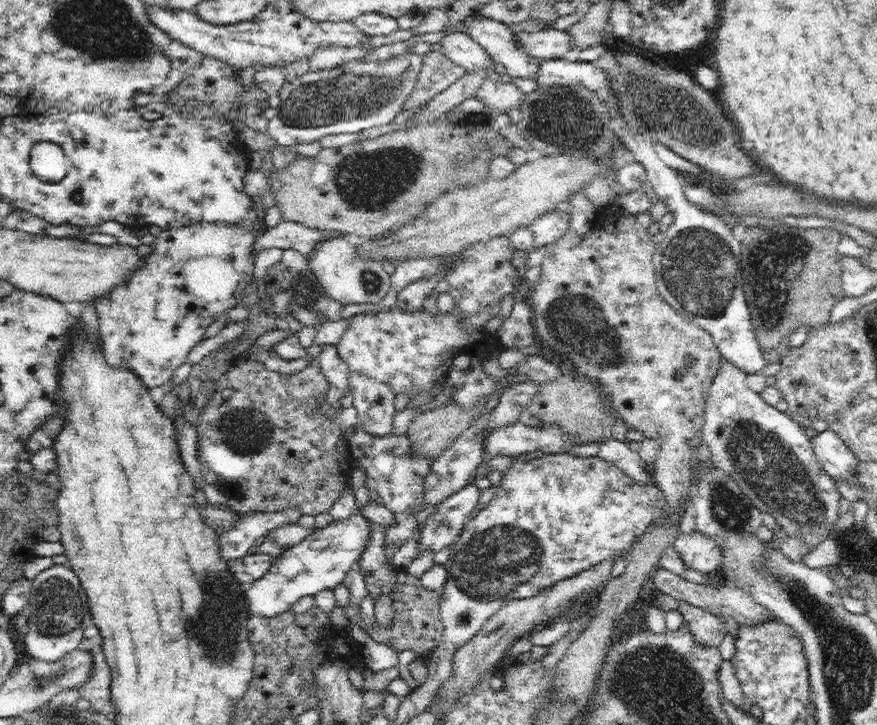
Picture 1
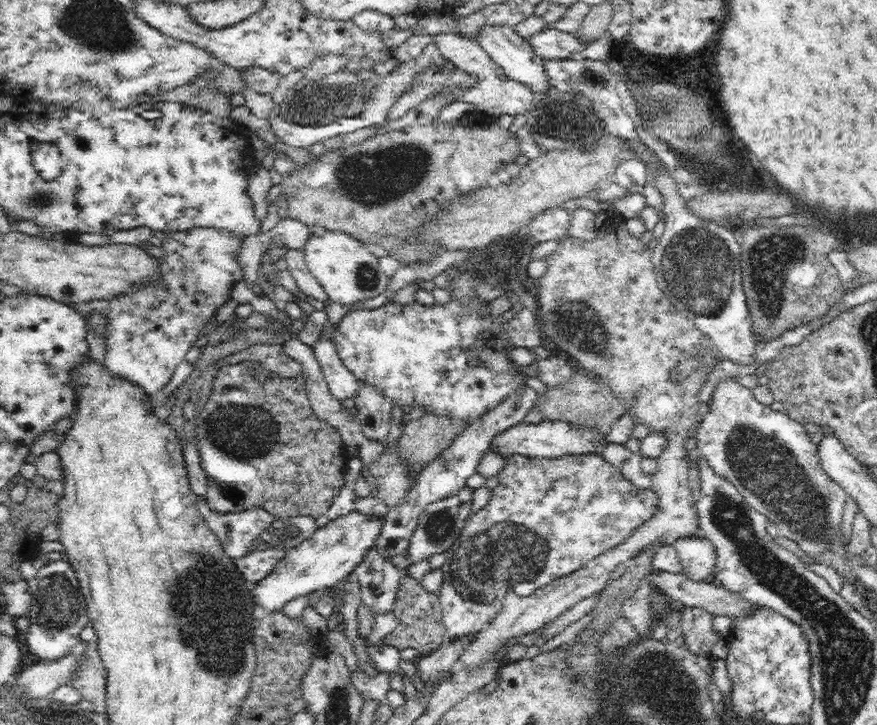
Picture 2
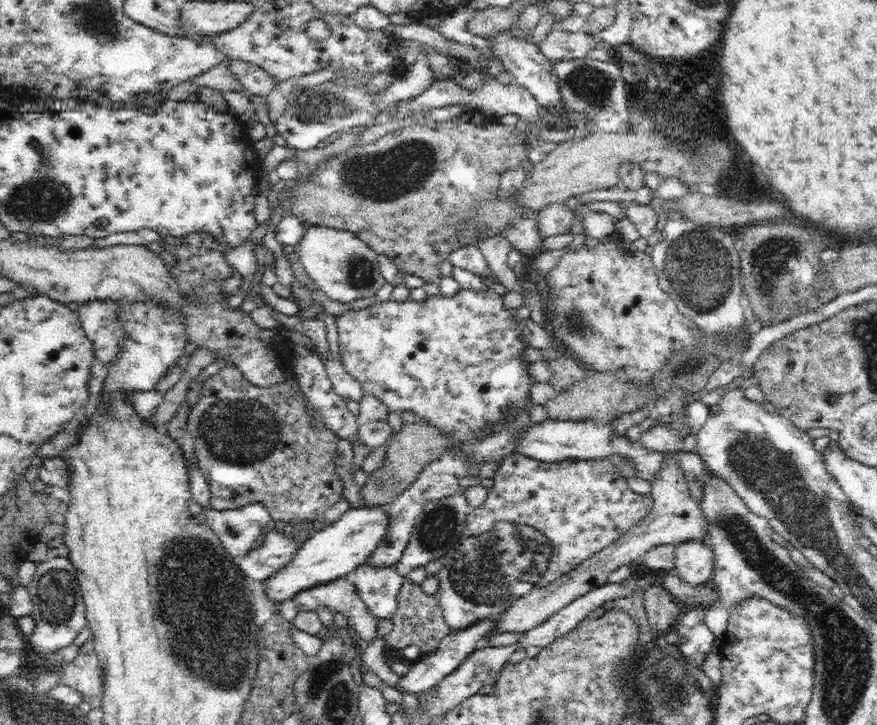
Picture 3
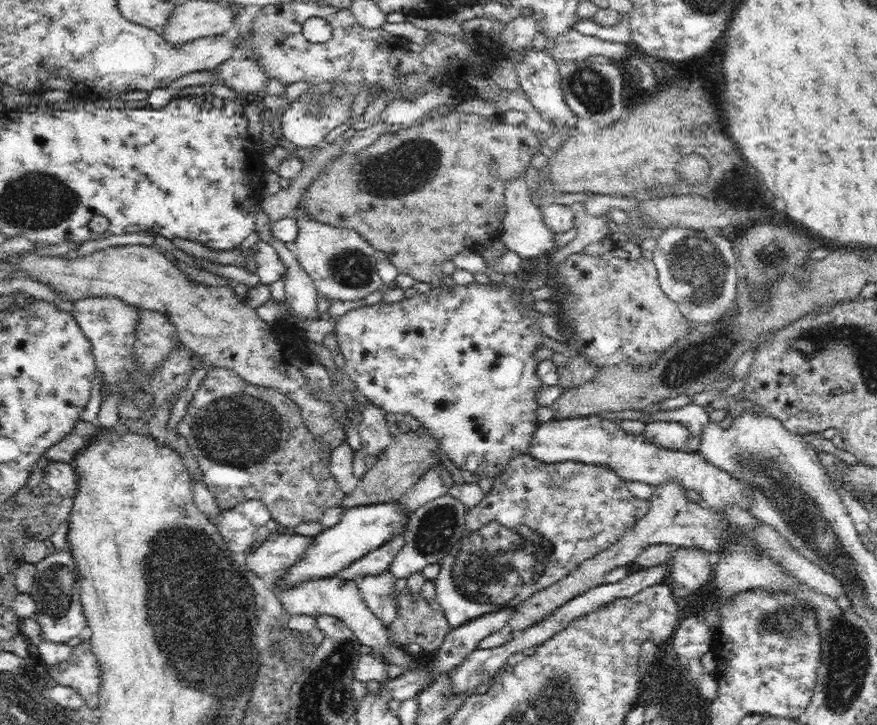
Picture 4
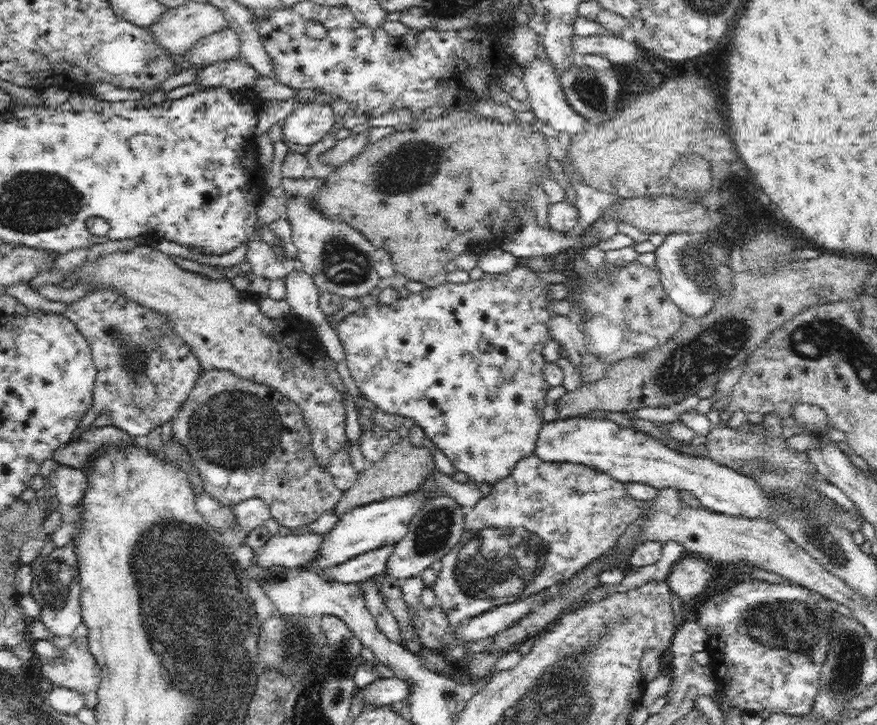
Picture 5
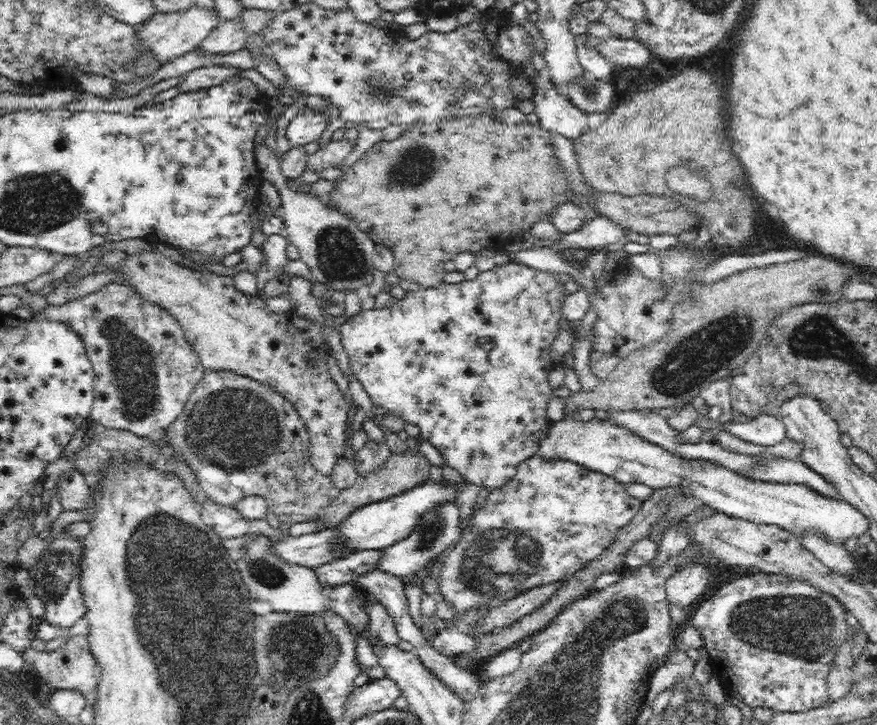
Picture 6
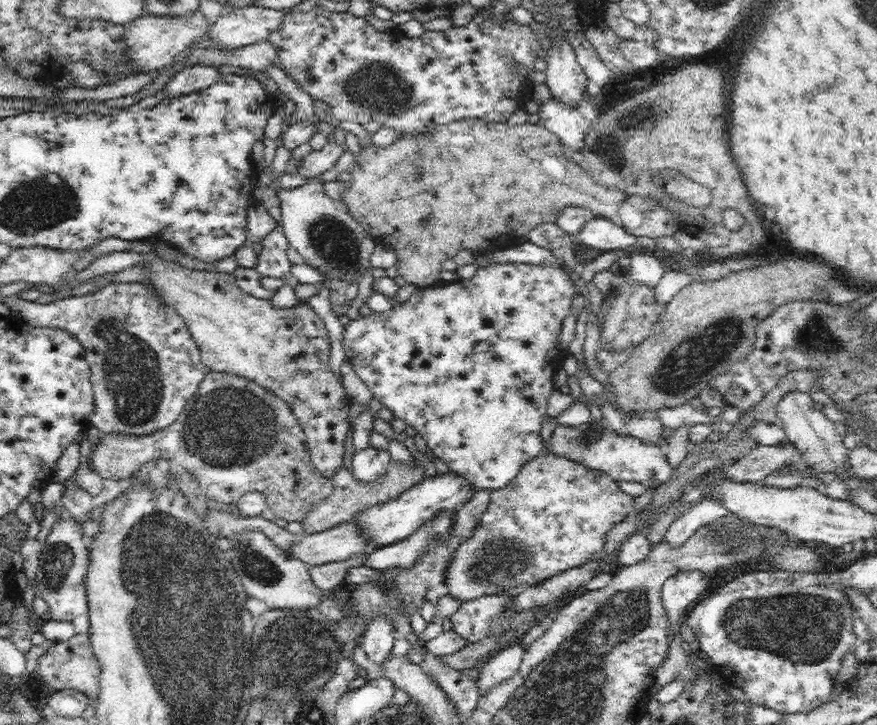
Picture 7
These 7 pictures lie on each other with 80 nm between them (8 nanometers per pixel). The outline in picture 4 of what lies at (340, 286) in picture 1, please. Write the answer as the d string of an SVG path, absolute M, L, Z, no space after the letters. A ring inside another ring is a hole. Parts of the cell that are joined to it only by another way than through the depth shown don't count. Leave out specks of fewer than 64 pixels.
M297 214L298 238L294 249L298 263L317 288L319 297L343 302L364 300L385 285L377 268L375 250L356 231L334 228Z

